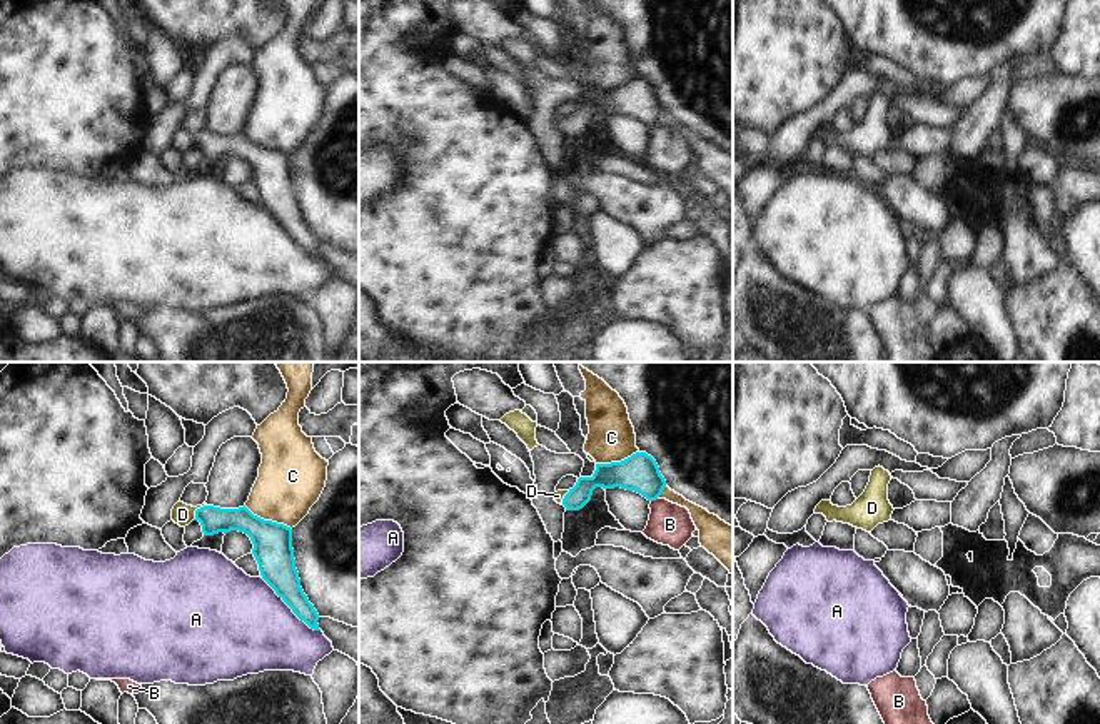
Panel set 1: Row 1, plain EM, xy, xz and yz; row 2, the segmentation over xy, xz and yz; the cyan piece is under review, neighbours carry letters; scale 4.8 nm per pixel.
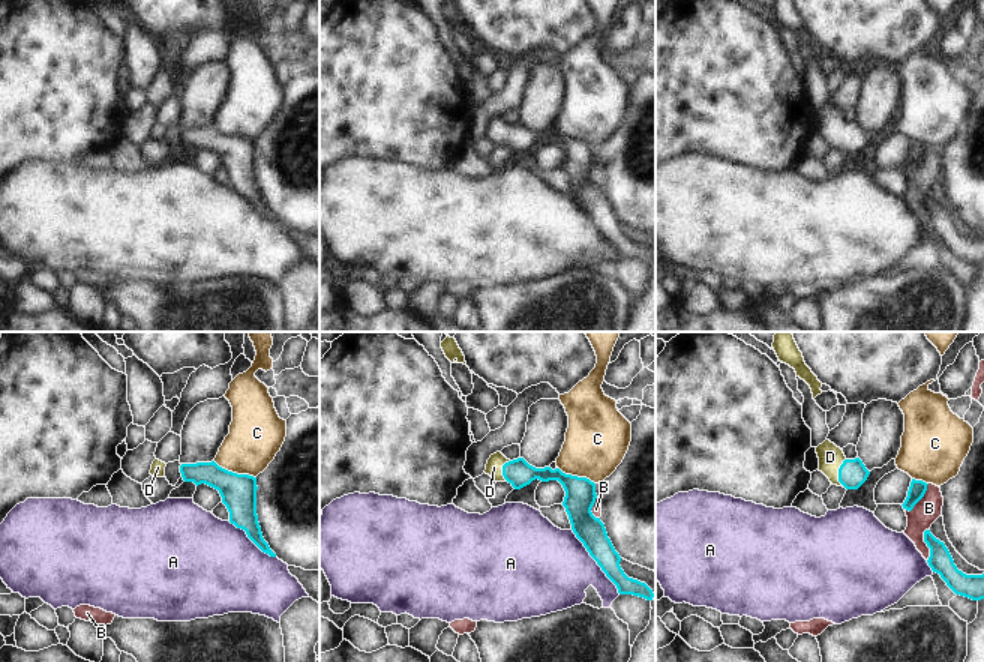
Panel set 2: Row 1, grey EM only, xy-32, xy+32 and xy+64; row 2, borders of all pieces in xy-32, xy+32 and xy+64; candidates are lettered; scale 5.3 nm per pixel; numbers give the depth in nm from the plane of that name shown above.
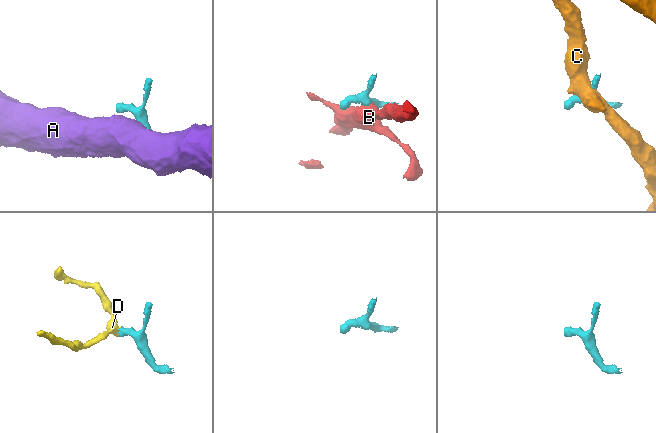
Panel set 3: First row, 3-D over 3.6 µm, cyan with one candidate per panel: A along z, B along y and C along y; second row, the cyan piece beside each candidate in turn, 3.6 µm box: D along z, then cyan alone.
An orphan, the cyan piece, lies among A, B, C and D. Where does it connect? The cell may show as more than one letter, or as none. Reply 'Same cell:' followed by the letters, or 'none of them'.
Same cell: D

